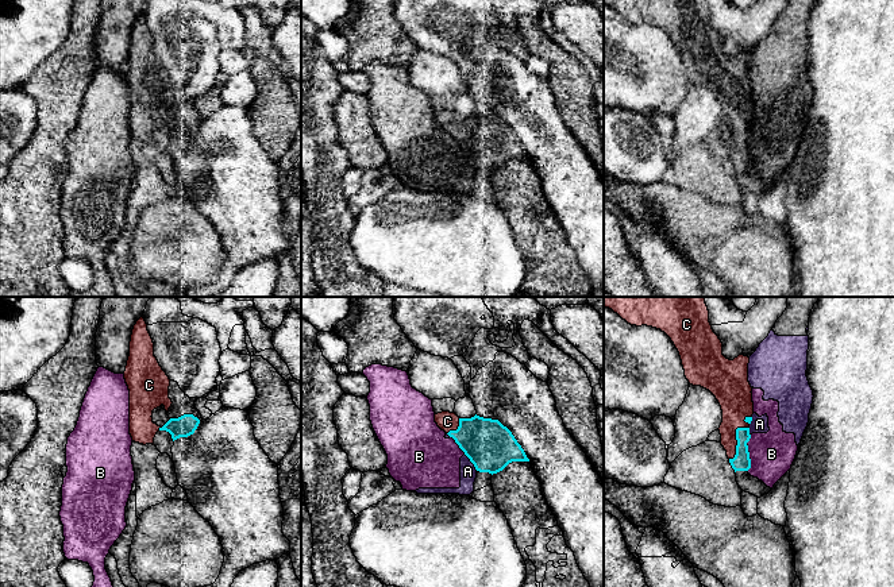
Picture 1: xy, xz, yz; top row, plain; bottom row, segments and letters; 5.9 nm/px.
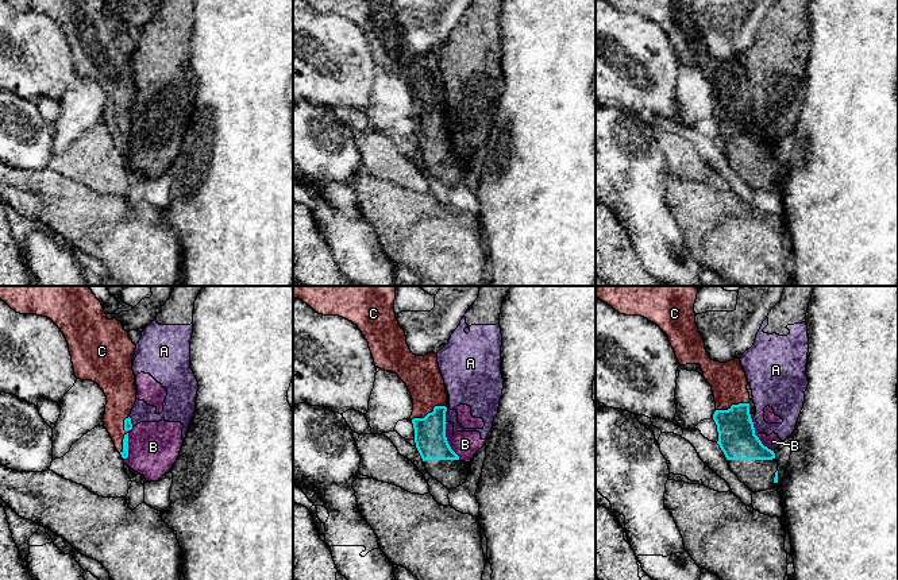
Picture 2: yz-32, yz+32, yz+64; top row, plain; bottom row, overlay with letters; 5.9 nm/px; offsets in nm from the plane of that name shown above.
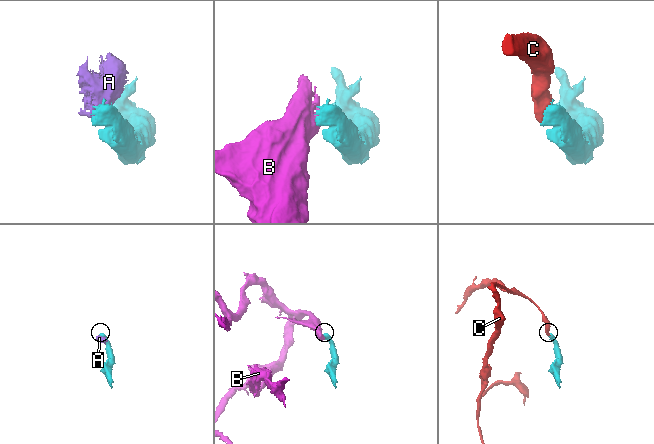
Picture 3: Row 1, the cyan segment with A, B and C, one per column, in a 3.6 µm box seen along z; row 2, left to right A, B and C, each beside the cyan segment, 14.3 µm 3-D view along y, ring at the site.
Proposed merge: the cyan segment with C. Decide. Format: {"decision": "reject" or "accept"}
{"decision": "accept"}

